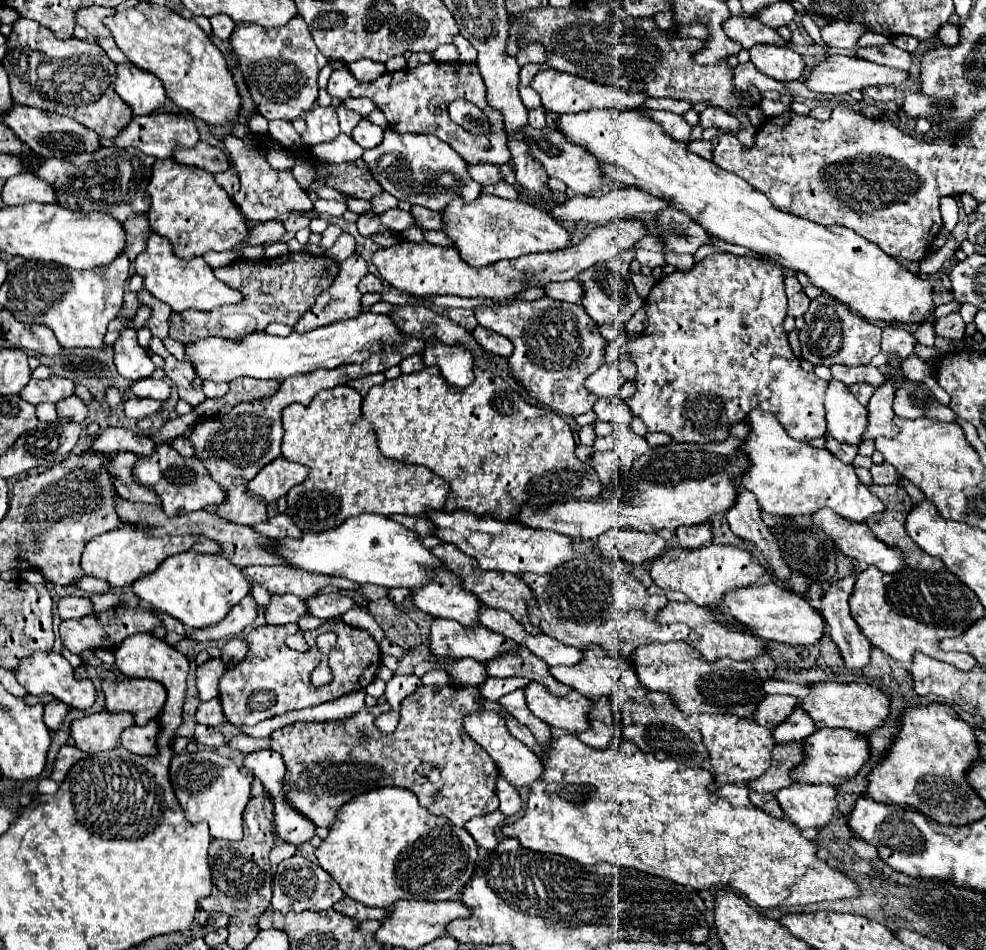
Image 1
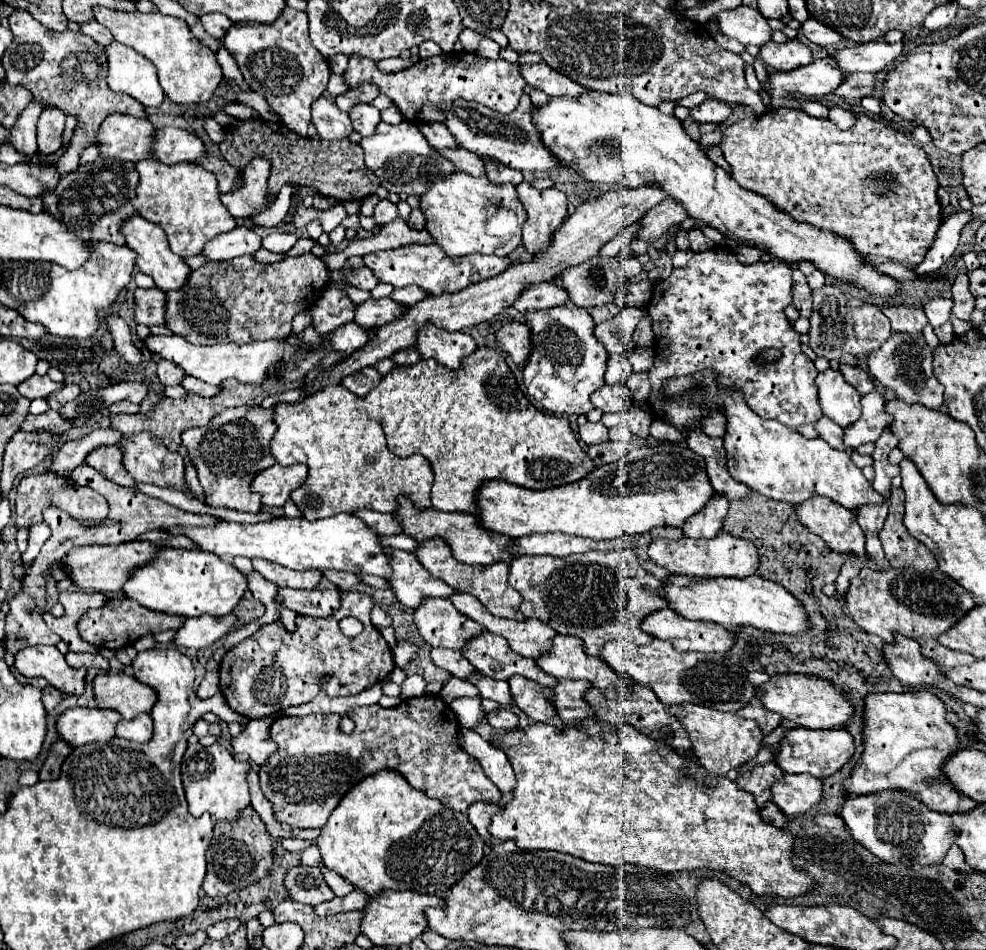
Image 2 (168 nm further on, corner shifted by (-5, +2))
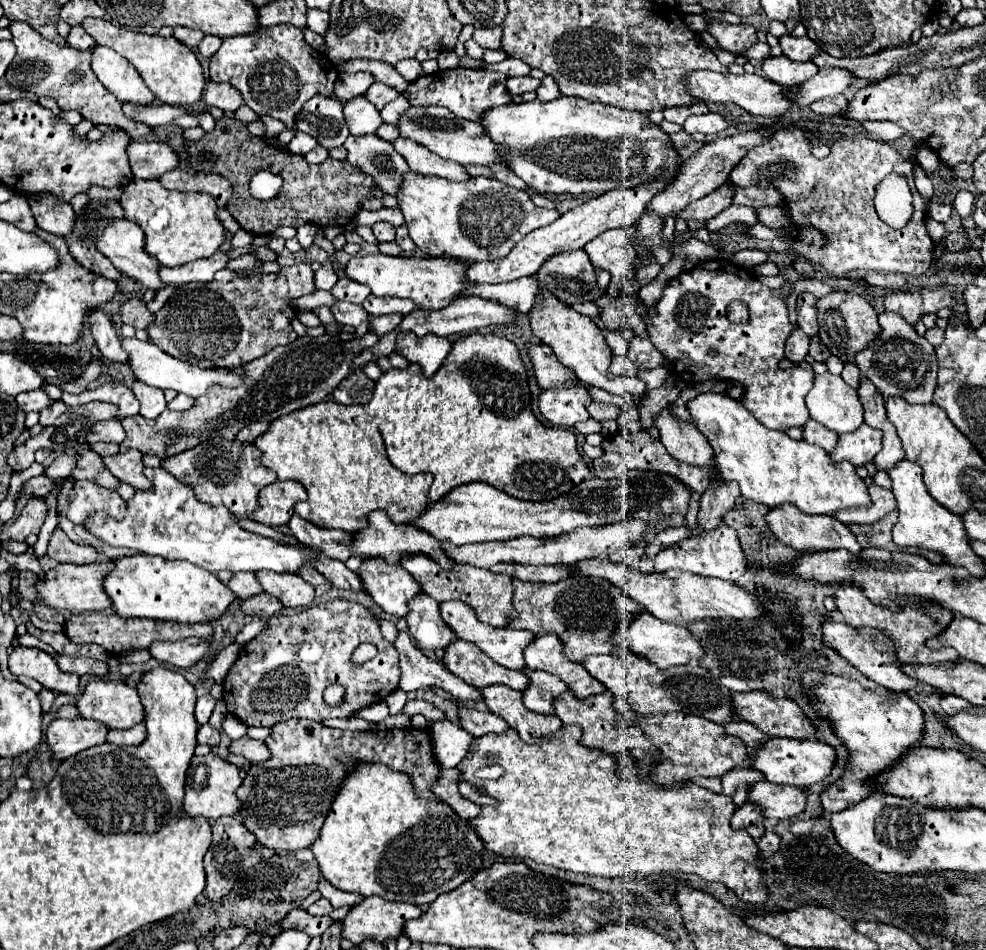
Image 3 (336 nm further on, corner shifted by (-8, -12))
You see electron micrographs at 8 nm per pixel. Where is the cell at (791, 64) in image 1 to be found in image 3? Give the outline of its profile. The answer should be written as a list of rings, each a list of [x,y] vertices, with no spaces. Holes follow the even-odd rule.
[[[788,56],[766,58],[762,68],[764,68],[766,78],[774,80],[776,84],[784,84],[784,86],[798,86],[818,72],[818,66],[814,62],[810,60],[796,62],[796,60],[790,60]]]

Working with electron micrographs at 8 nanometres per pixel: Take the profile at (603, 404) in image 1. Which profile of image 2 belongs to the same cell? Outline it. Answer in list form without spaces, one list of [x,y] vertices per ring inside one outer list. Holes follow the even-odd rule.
[[[627,384],[621,386],[603,386],[601,390],[593,392],[591,398],[593,406],[603,410],[603,412],[627,412],[633,404],[633,396],[631,390],[627,388]]]

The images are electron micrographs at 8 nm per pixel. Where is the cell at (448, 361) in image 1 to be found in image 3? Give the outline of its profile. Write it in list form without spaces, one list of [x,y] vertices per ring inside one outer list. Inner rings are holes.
[[[400,334],[396,340],[396,352],[414,364],[420,364],[424,376],[428,378],[432,378],[436,370],[444,364],[450,350],[452,342],[436,334],[428,334],[422,338],[412,334]]]

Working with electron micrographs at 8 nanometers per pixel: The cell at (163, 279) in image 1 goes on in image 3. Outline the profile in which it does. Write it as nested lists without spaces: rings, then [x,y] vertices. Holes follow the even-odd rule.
[[[114,220],[96,246],[120,272],[138,280],[144,288],[158,292],[166,286],[158,276],[160,264],[144,250],[144,232],[134,222]]]

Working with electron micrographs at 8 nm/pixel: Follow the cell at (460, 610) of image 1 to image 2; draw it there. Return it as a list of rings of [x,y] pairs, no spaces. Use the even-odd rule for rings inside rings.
[[[389,548],[389,562],[393,562],[393,578],[389,578],[389,586],[395,594],[395,598],[407,606],[417,608],[423,598],[449,598],[453,594],[453,588],[449,588],[445,582],[433,578],[415,558],[413,552],[405,550],[393,550]]]

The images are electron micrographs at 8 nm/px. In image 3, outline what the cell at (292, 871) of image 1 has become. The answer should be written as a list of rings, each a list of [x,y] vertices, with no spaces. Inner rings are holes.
[[[320,898],[320,900],[316,900],[314,904],[310,904],[308,912],[314,914],[314,916],[324,916],[324,914],[328,916],[328,914],[332,912],[332,904],[330,904],[326,898]]]

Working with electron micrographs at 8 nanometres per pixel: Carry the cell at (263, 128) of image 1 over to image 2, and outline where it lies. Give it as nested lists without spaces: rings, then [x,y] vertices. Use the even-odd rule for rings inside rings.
[[[229,103],[224,106],[223,111],[238,120],[248,120],[249,118],[260,118],[259,113],[244,103]]]

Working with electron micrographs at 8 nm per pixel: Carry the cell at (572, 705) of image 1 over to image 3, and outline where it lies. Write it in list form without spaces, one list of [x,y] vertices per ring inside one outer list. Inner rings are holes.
[[[496,684],[482,688],[482,696],[486,706],[494,714],[502,716],[524,742],[546,740],[562,728],[558,716],[540,716],[536,712],[530,712],[522,702],[522,692],[516,692],[514,688]]]

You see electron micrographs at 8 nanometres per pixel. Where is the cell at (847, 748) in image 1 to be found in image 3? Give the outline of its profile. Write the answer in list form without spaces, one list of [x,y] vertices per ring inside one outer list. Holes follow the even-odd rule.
[[[770,738],[768,744],[764,744],[764,750],[756,750],[752,766],[760,770],[768,782],[772,784],[790,784],[798,788],[808,788],[816,782],[824,782],[826,776],[830,776],[832,768],[836,764],[836,750],[824,742],[818,740],[780,740]]]

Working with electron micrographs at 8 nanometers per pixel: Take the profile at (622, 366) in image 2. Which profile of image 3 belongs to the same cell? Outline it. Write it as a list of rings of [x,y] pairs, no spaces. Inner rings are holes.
[[[614,356],[610,364],[610,372],[614,376],[638,376],[638,368],[630,362],[628,356]]]

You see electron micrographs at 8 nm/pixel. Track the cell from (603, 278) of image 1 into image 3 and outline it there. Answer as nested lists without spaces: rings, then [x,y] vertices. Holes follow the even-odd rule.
[[[584,250],[552,256],[552,260],[544,262],[536,272],[536,278],[546,284],[556,298],[566,300],[566,304],[596,302],[604,294],[596,282],[594,266]]]

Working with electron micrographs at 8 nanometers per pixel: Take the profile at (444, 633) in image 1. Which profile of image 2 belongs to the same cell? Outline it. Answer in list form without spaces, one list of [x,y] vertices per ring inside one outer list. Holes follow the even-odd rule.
[[[423,598],[421,608],[415,608],[413,612],[413,622],[427,644],[457,652],[467,644],[467,640],[485,632],[477,622],[457,612],[447,598]]]

